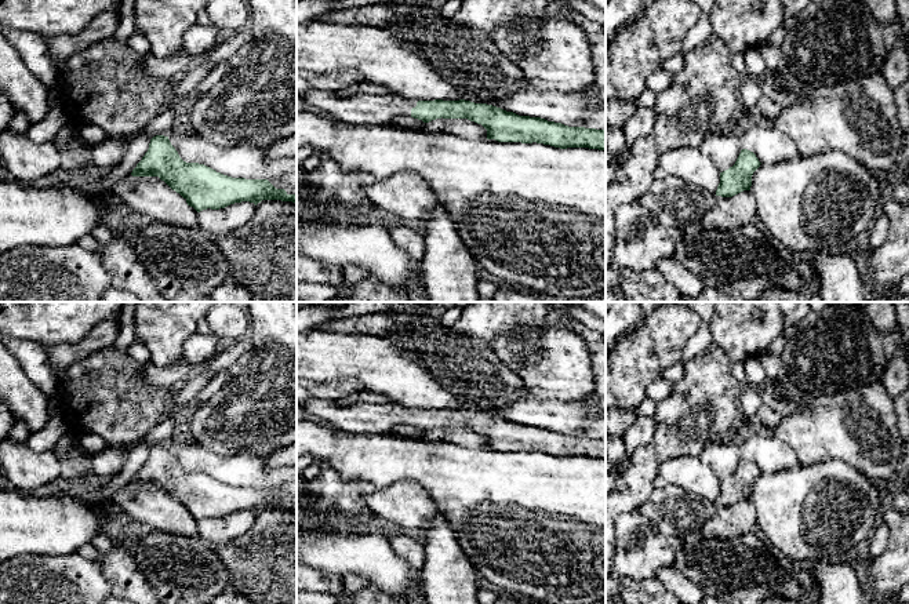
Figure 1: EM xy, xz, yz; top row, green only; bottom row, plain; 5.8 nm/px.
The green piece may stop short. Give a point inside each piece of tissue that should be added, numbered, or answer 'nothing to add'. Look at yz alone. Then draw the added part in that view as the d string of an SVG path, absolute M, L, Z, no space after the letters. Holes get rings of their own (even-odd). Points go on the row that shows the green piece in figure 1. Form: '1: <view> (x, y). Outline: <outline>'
nothing to add

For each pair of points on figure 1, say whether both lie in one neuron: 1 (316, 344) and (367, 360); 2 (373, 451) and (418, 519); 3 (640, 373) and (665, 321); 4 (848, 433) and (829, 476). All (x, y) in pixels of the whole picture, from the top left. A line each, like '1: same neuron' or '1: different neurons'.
1: same neuron
2: different neurons
3: same neuron
4: different neurons

